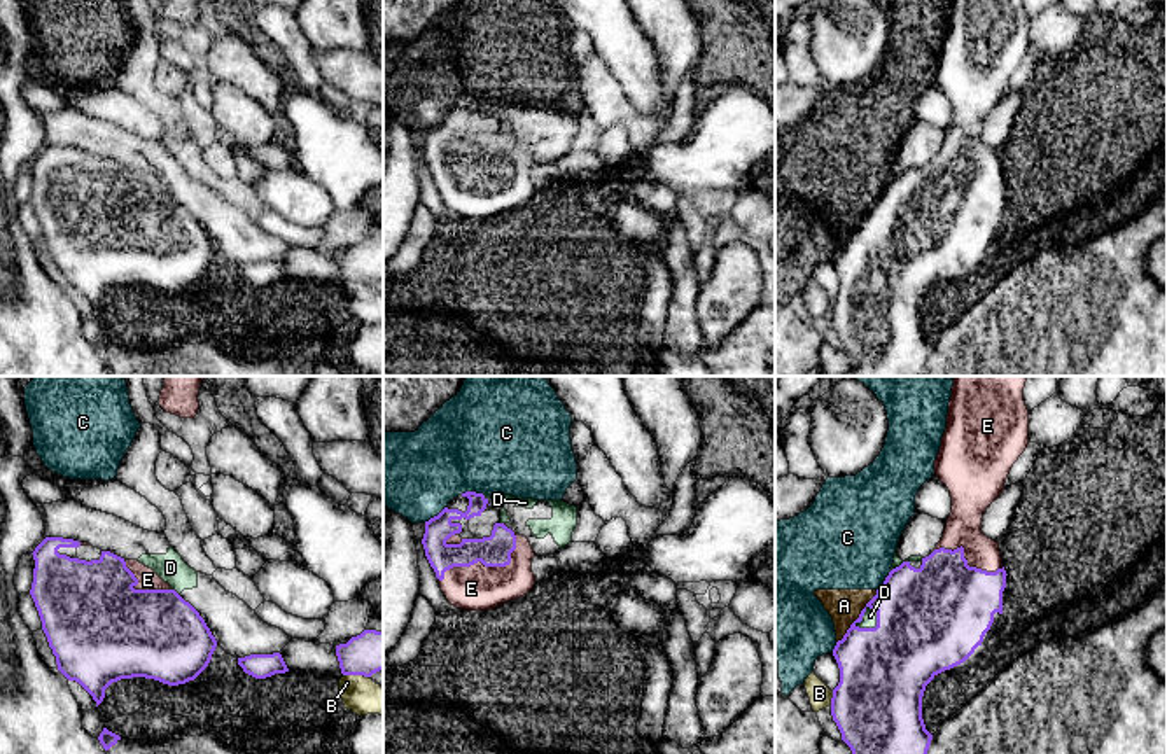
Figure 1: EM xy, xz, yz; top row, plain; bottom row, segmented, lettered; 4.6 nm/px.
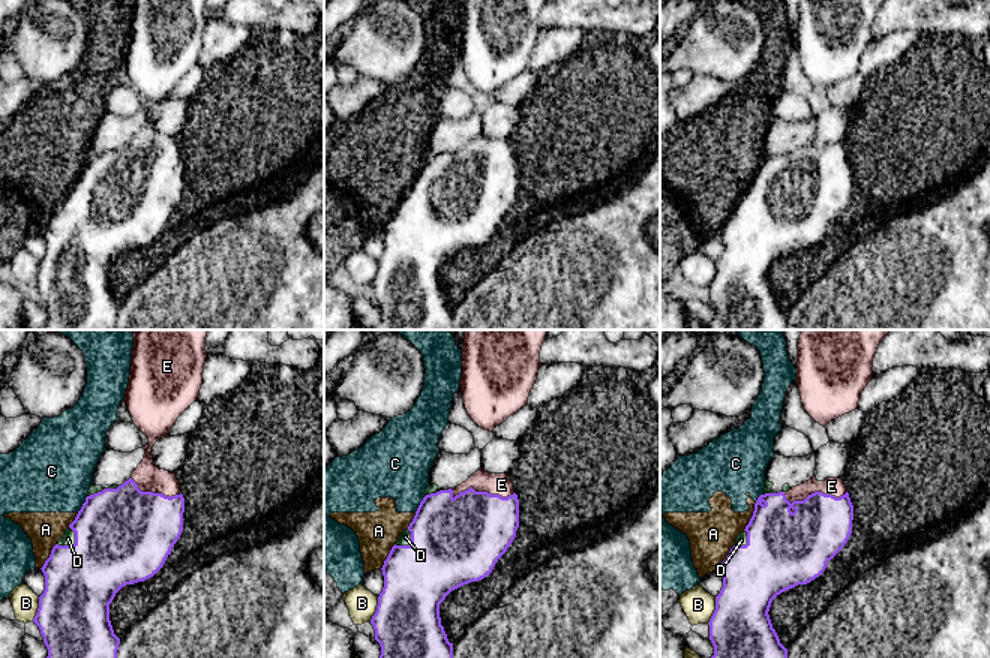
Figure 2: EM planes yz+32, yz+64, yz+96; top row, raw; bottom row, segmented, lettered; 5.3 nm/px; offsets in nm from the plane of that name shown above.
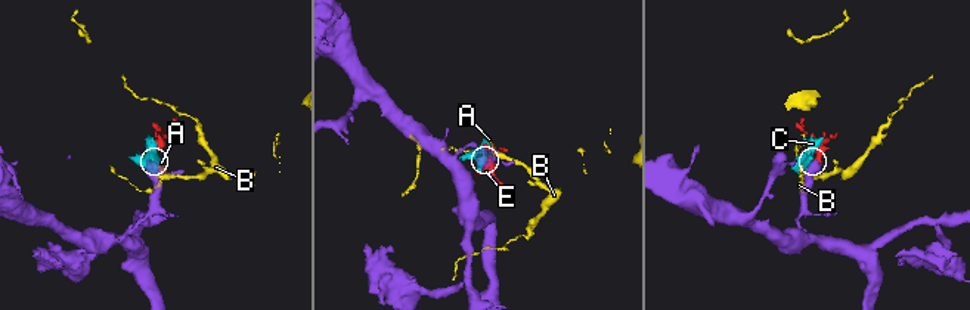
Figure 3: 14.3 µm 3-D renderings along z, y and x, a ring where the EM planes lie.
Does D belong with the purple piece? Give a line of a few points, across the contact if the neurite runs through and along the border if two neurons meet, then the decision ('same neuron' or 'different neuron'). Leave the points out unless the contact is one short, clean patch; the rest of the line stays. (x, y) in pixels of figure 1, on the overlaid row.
different neuron

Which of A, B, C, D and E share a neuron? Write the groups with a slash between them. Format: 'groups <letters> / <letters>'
groups A C / B / D / E

